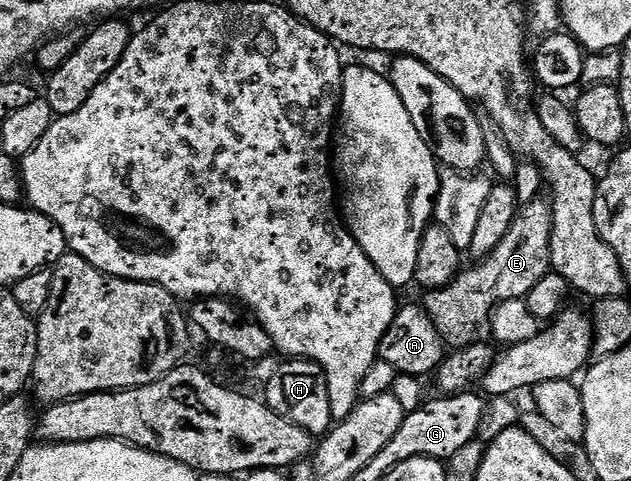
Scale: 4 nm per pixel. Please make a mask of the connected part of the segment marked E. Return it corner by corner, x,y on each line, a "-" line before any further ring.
546,198
534,199
531,203
524,203
515,216
513,225
505,237
501,237
501,245
493,249
487,258
480,259
474,265
460,270
458,277
448,287
441,291
427,291
421,300
423,312
431,318
437,333
443,338
448,348
458,349
480,342
482,333
490,324
491,314
499,304
510,299
526,299
527,294
543,277
551,271
551,205

